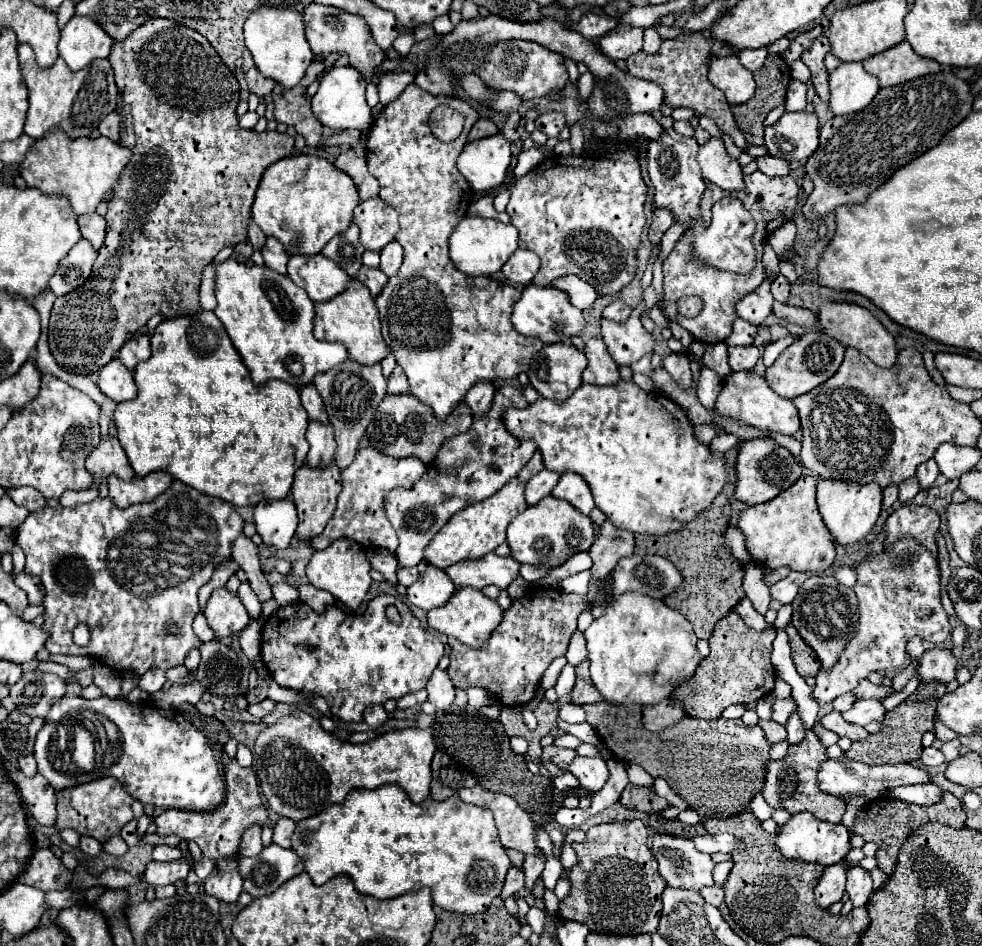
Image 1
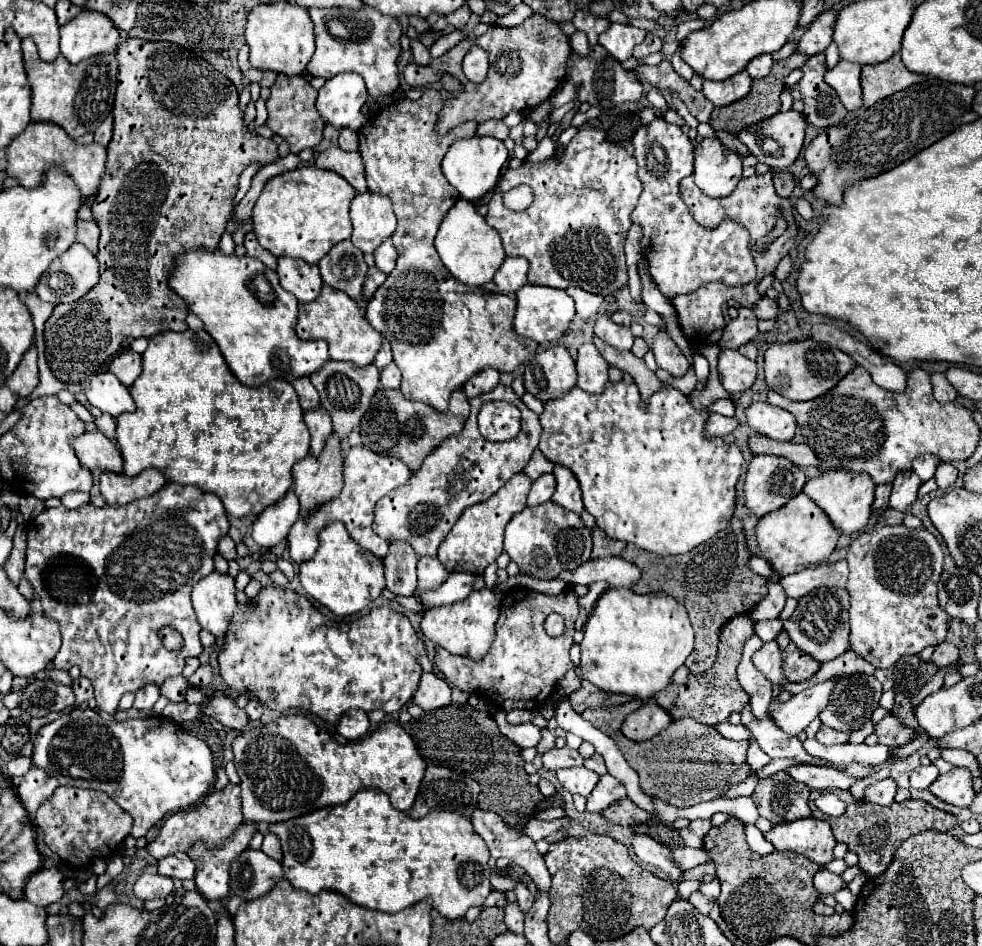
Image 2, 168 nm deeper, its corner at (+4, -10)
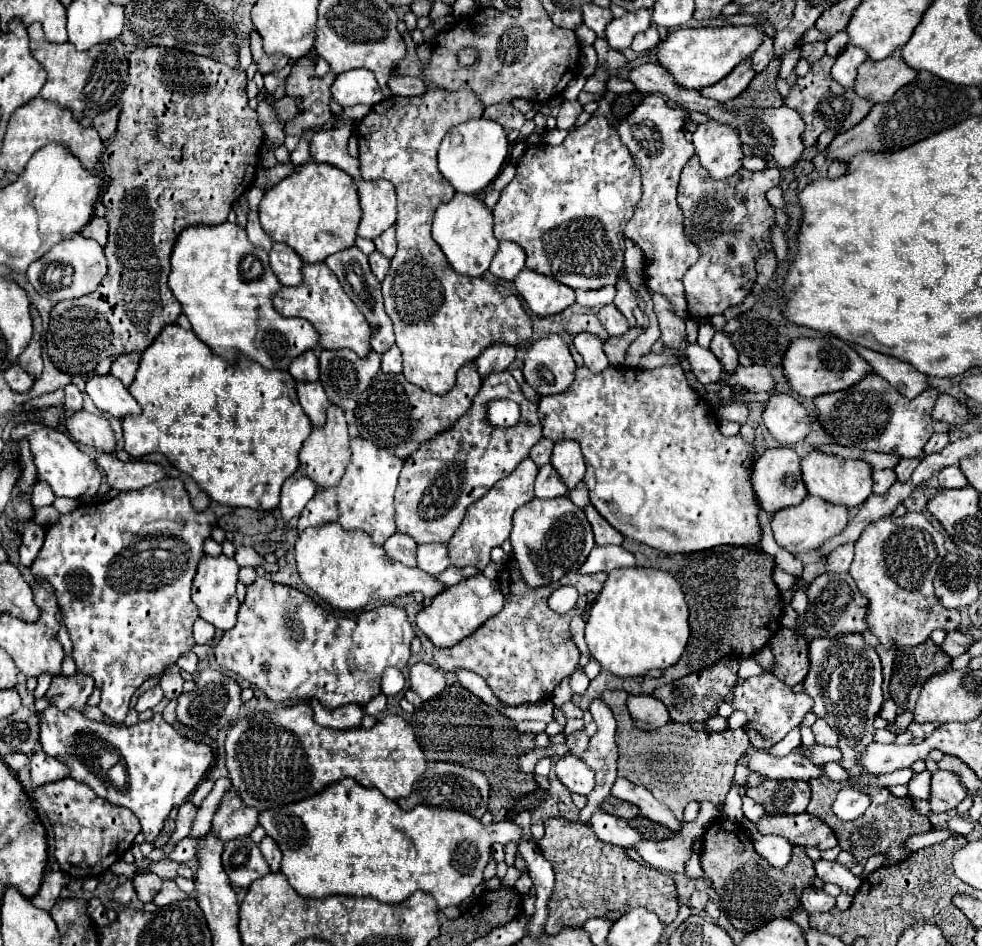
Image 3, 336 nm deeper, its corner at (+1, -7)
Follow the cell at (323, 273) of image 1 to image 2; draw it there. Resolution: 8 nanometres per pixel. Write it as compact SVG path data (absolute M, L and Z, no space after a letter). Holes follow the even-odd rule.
M278 258L280 286L294 294L300 302L312 302L322 292L322 274L316 264L308 264L300 258Z

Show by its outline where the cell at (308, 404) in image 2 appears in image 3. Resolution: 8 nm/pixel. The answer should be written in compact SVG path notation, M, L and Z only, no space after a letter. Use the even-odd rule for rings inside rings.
M307 351L299 355L299 359L291 363L289 373L297 381L317 381L319 379L319 361L317 361L315 351Z

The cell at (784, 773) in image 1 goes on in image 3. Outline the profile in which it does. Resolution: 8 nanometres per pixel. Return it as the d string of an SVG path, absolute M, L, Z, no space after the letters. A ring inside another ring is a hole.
M763 781L759 787L749 787L747 795L765 807L771 815L803 813L809 805L809 783L807 781Z

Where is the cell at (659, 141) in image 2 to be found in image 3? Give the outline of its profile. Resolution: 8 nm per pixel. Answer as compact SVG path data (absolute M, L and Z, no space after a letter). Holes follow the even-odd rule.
M647 95L625 119L621 119L617 127L619 139L629 149L637 169L641 171L643 195L635 207L631 221L625 225L625 237L635 241L645 253L645 277L647 285L665 295L671 305L675 305L675 313L683 319L689 319L685 311L685 289L683 275L699 259L699 249L685 237L683 231L683 213L677 205L677 183L683 165L695 155L693 143L685 139L685 117L687 111L671 109L665 105L661 95Z

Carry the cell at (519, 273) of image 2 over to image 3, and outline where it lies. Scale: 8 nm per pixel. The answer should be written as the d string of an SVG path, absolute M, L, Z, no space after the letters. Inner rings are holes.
M501 241L489 271L501 279L513 281L523 267L525 267L525 251L517 243Z

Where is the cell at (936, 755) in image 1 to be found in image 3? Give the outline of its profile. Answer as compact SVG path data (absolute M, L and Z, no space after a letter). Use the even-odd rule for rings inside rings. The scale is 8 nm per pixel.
M929 771L915 773L913 779L907 785L907 789L909 789L907 797L911 797L911 799L927 799L929 797L929 779L931 779Z

